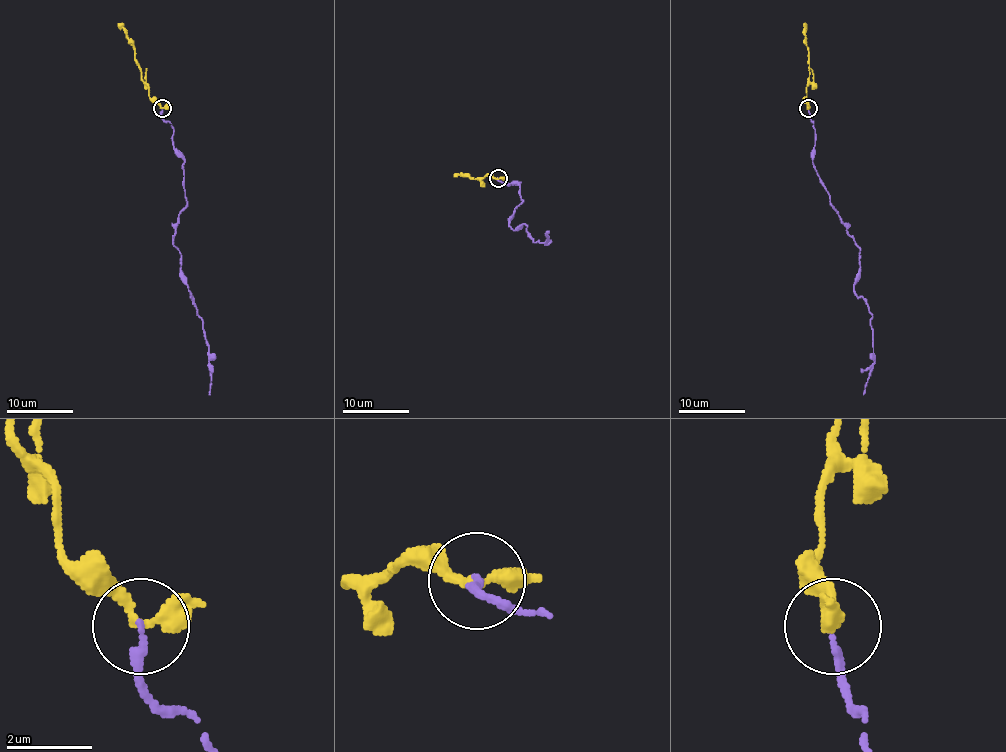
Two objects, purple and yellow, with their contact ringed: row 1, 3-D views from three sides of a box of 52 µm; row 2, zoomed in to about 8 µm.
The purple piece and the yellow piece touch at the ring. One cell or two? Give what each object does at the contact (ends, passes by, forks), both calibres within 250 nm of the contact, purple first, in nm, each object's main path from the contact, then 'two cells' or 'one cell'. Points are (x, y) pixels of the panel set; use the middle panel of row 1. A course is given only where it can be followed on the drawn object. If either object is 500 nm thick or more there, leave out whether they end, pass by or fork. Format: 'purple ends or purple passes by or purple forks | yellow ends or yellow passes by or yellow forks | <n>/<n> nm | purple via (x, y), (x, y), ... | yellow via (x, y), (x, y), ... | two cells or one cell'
purple ends | yellow passes by | 190/280 nm | purple via (498, 179), (520, 182), (523, 200), (510, 225), (516, 230), (525, 223), (534, 242), (544, 243), (544, 233) | yellow via (498, 179), (453, 175) | two cells

